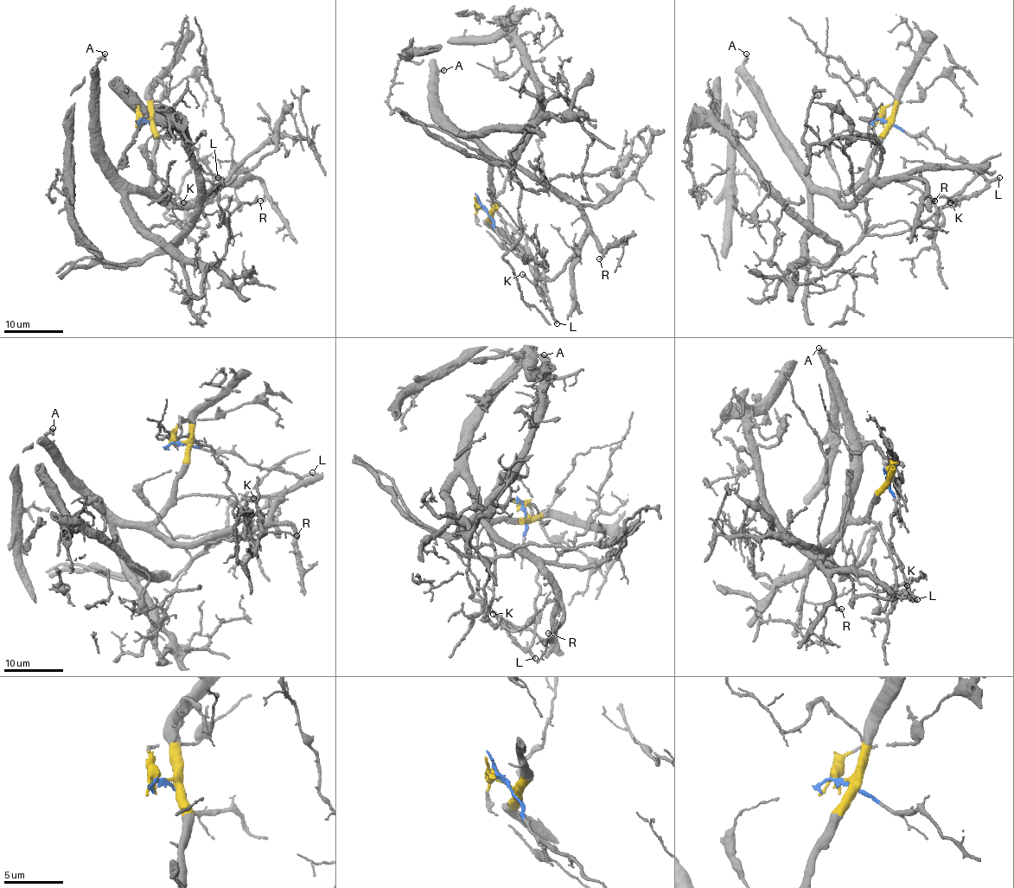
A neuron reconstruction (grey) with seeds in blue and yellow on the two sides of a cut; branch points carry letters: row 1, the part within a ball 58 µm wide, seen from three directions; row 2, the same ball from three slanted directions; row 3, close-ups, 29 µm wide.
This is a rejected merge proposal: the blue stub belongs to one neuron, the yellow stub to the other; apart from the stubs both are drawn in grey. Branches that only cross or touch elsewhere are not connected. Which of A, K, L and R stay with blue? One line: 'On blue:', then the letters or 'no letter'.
On blue: K, L

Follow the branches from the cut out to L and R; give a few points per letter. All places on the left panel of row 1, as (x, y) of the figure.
L: (145, 120), (160, 135), (180, 135), (194, 149), (198, 157), (210, 169), (214, 180), (217, 177)
R: (147, 120), (155, 137), (153, 192), (157, 196), (194, 204), (219, 188), (258, 178), (264, 184), (260, 201)

